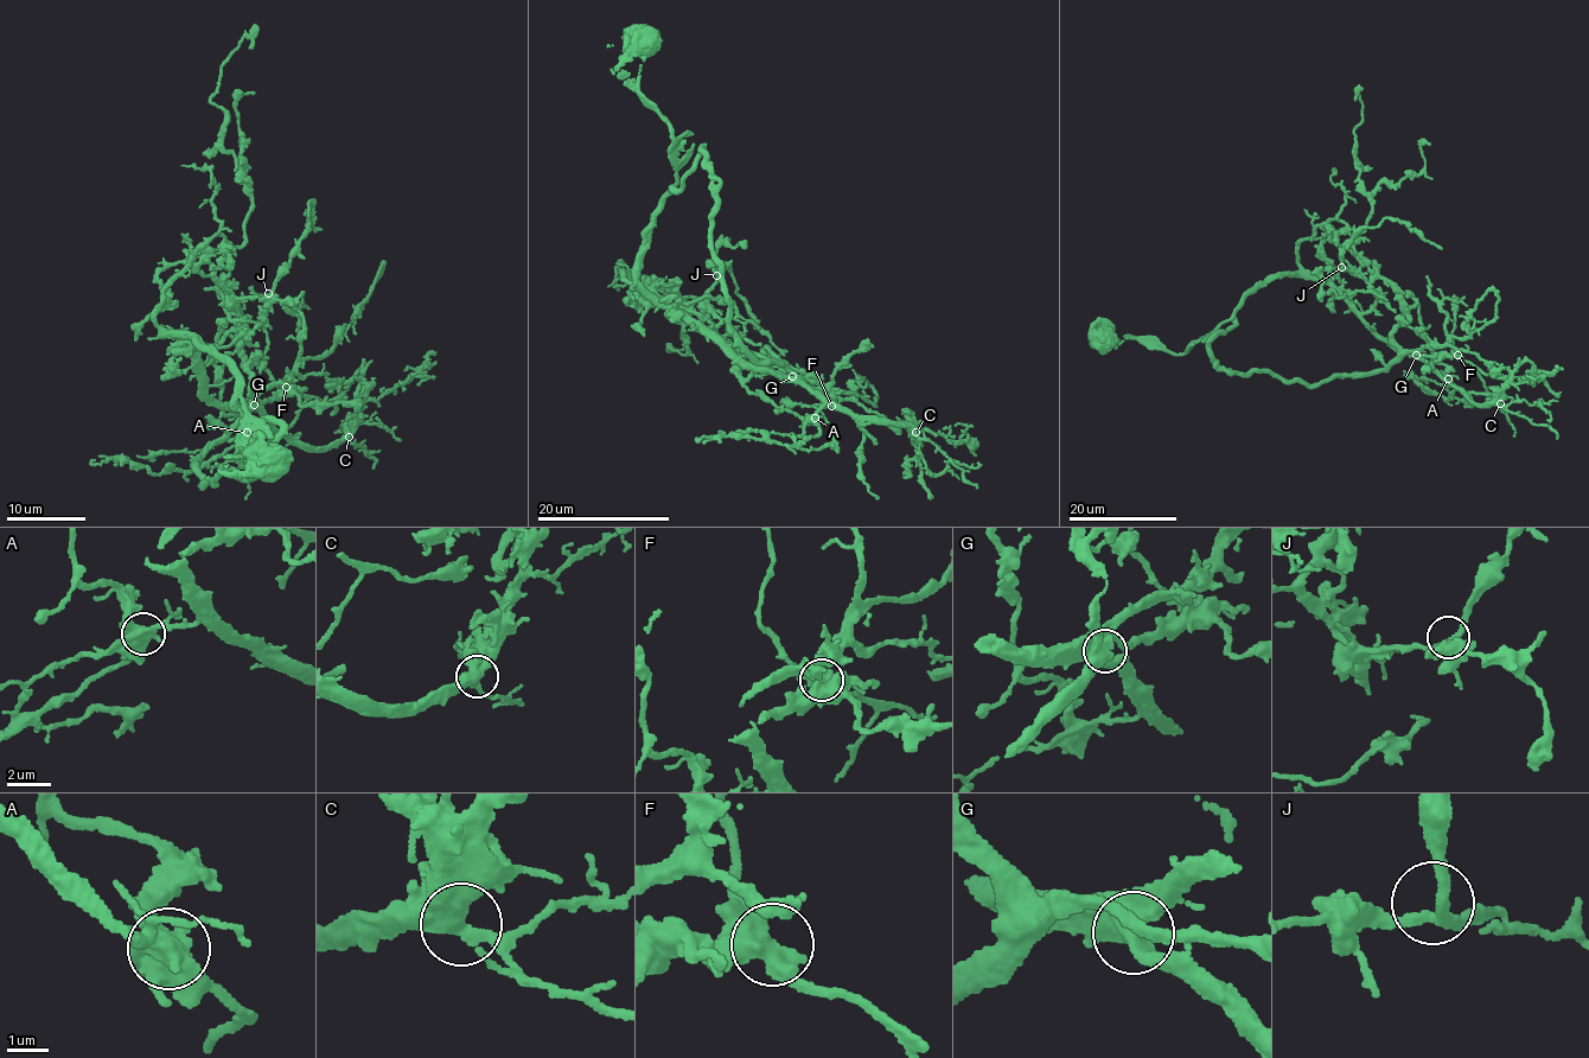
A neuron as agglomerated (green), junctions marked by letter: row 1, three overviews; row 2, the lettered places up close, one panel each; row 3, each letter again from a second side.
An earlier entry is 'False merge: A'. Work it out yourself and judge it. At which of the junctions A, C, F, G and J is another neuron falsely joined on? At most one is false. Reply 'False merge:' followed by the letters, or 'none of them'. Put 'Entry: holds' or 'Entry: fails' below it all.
False merge: none of them
Entry: fails

